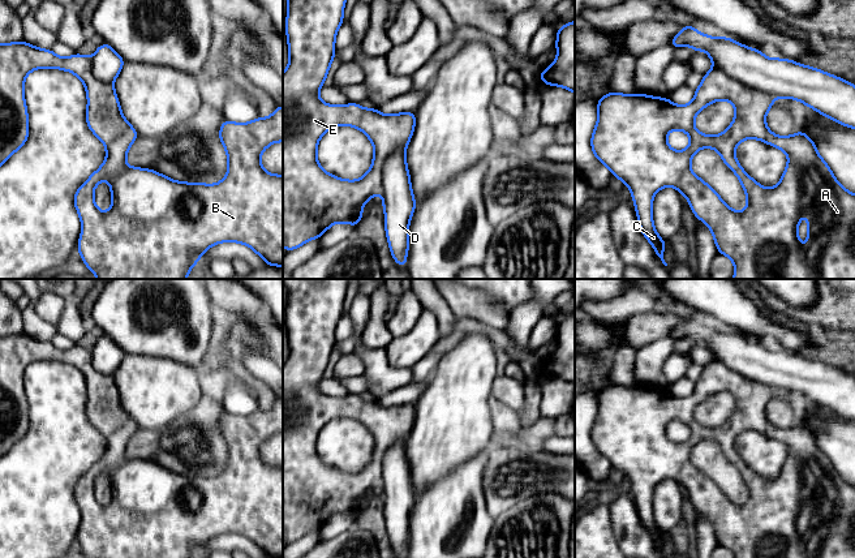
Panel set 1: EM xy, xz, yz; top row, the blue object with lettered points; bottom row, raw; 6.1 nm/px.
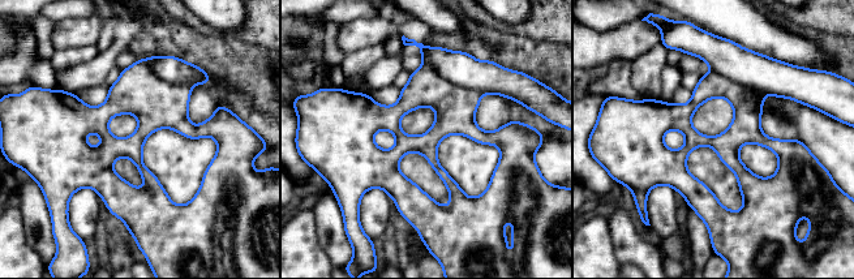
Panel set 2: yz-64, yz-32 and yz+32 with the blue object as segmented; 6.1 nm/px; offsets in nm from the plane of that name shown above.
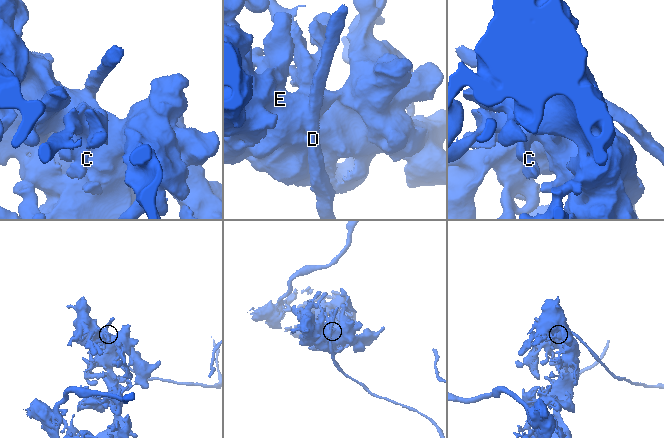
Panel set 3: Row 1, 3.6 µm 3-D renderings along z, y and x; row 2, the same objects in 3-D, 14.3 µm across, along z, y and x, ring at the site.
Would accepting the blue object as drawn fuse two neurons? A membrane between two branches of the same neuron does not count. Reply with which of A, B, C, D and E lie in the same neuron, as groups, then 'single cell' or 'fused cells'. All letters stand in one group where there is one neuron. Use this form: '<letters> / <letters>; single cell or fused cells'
A B C E / D; fused cells

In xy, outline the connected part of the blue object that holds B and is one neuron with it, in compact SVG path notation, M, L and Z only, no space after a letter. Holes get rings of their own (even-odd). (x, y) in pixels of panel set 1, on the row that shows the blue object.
M26 42L0 44L0 166L5 163L29 138L29 116L25 102L25 78L35 69L53 68L76 74L85 85L87 94L87 128L106 146L106 160L99 169L76 190L73 202L80 215L82 231L77 242L78 253L90 272L98 279L186 279L190 269L202 254L220 242L241 242L252 248L267 266L283 267L283 175L272 175L261 166L261 154L274 142L283 142L283 107L276 104L267 119L258 116L241 124L224 120L219 129L219 140L228 156L225 179L207 185L205 183L175 181L149 168L128 167L126 153L139 137L138 132L124 117L112 82L99 81L91 70L91 59L76 52L70 57L60 57L52 50L42 50ZM108 179L112 206L102 213L95 206L94 189Z

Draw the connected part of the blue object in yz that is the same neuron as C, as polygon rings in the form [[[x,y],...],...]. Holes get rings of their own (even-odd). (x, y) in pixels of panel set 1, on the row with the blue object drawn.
[[[714,66],[704,74],[693,100],[686,106],[678,106],[666,96],[656,98],[641,93],[628,95],[609,91],[598,98],[598,120],[590,137],[593,155],[630,188],[640,231],[665,266],[666,241],[654,228],[652,206],[659,189],[673,186],[688,199],[693,215],[709,227],[718,253],[734,262],[732,279],[855,279],[855,194],[838,183],[817,153],[816,143],[802,129],[787,137],[769,130],[765,117],[773,103],[772,94],[748,87]],[[717,100],[731,102],[735,117],[723,133],[701,134],[693,126],[695,117]],[[674,129],[691,137],[686,150],[675,151],[667,145],[667,133]],[[748,138],[762,141],[789,156],[785,172],[773,189],[755,181],[736,160],[736,145]],[[704,147],[717,150],[727,168],[739,179],[747,196],[744,211],[729,207],[709,184],[691,171],[692,156]],[[803,213],[808,214],[805,254],[798,240],[798,224]]]

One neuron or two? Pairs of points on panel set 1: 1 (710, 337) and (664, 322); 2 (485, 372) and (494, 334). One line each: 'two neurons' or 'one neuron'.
1: two neurons
2: two neurons

